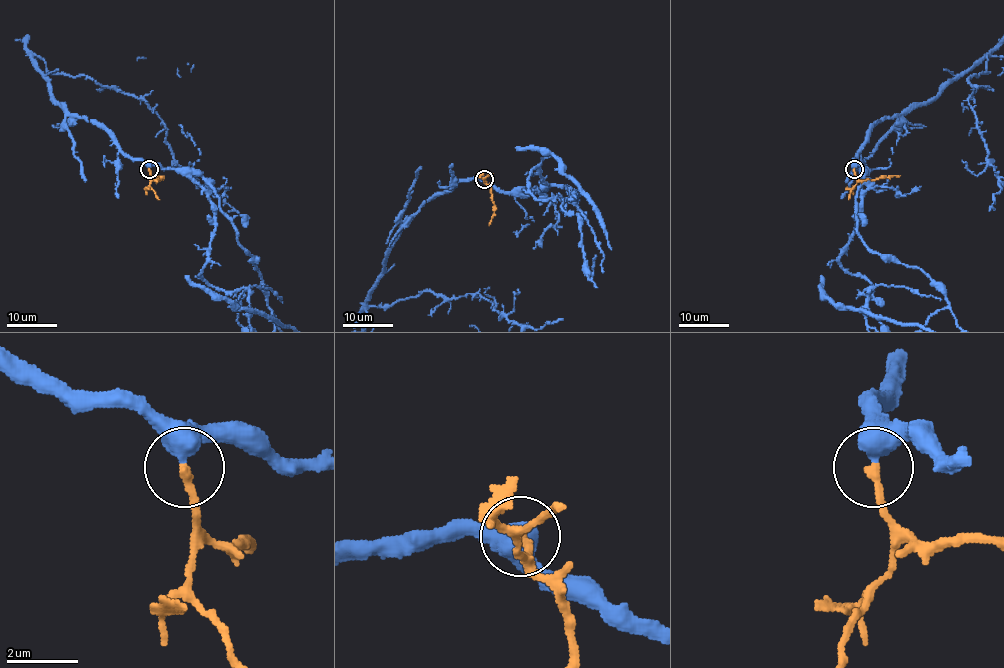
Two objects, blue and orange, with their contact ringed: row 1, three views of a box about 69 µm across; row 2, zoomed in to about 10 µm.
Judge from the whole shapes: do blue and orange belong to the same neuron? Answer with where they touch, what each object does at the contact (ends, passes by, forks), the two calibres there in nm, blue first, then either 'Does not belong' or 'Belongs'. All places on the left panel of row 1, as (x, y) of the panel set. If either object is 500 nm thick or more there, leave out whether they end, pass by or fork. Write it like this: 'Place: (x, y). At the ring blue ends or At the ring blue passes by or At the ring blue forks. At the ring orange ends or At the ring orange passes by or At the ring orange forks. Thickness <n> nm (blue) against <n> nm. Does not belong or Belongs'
Place: (149, 169). Thickness 650 nm (blue) against 260 nm. Belongs

